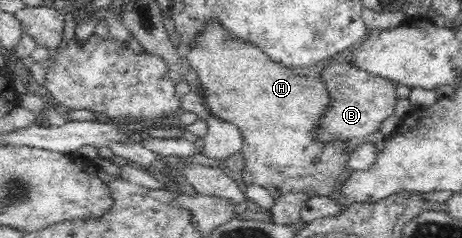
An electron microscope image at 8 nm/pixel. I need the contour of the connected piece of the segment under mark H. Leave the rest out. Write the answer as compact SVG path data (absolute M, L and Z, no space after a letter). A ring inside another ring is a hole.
M214 18L213 20L209 20L209 22L207 22L205 30L197 34L197 38L191 42L191 46L188 47L188 50L185 51L184 54L188 64L190 64L192 69L195 70L193 79L197 79L205 90L205 106L207 110L209 110L209 112L213 112L217 118L234 124L242 132L242 137L244 138L244 143L241 150L243 170L240 170L238 173L240 174L240 177L243 178L246 185L257 185L267 189L275 200L285 194L288 194L289 192L301 192L310 196L329 195L335 193L335 188L338 186L337 179L344 172L344 169L348 167L347 162L349 162L349 158L351 158L351 153L354 149L351 148L351 150L349 150L347 141L341 141L341 139L333 139L332 141L327 141L326 143L323 143L323 141L319 141L319 139L317 139L317 129L315 128L319 126L319 122L321 122L321 118L325 116L325 112L327 112L329 104L333 102L333 97L329 95L329 91L327 91L327 87L325 87L325 83L323 83L321 79L318 79L317 77L312 78L307 75L303 75L302 73L298 73L297 67L287 67L273 62L267 54L265 54L265 51L258 46L250 44L250 42L241 42L240 40L235 40L232 38L232 36L223 28L223 25L219 24L216 20L214 20Z

